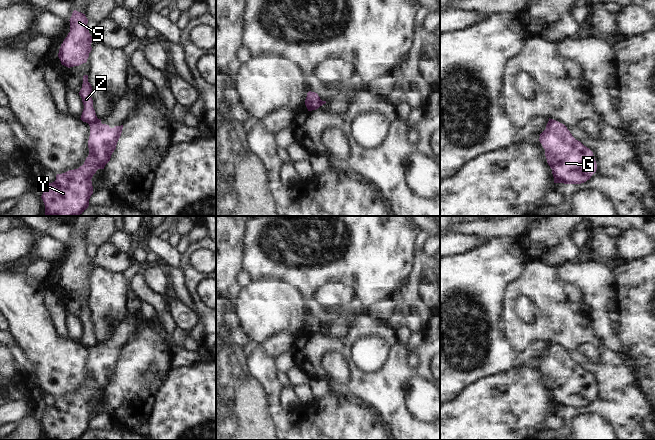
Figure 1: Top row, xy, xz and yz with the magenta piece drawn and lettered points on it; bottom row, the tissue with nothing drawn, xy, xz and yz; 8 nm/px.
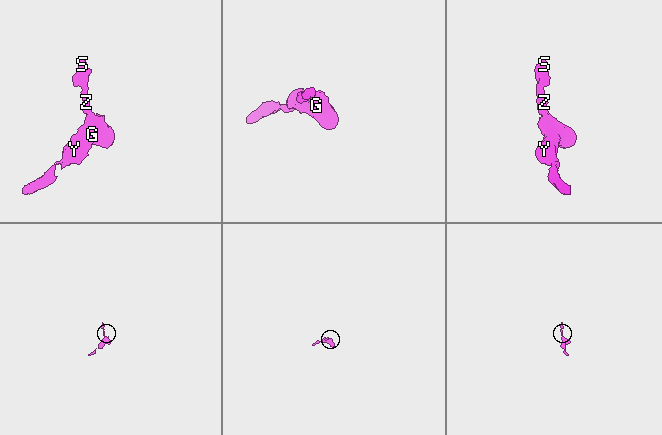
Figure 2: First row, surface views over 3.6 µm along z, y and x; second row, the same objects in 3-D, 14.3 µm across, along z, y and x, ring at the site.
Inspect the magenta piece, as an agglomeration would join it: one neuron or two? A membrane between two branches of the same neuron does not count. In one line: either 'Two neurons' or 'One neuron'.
Two neurons

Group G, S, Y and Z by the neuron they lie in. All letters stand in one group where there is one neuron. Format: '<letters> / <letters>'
G Y / S Z

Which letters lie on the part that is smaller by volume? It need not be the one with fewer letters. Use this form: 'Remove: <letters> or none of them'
Remove: S, Z

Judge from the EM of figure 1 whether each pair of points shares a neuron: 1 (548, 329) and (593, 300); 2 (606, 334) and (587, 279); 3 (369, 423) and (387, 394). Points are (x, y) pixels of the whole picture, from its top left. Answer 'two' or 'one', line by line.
1: two
2: one
3: two

